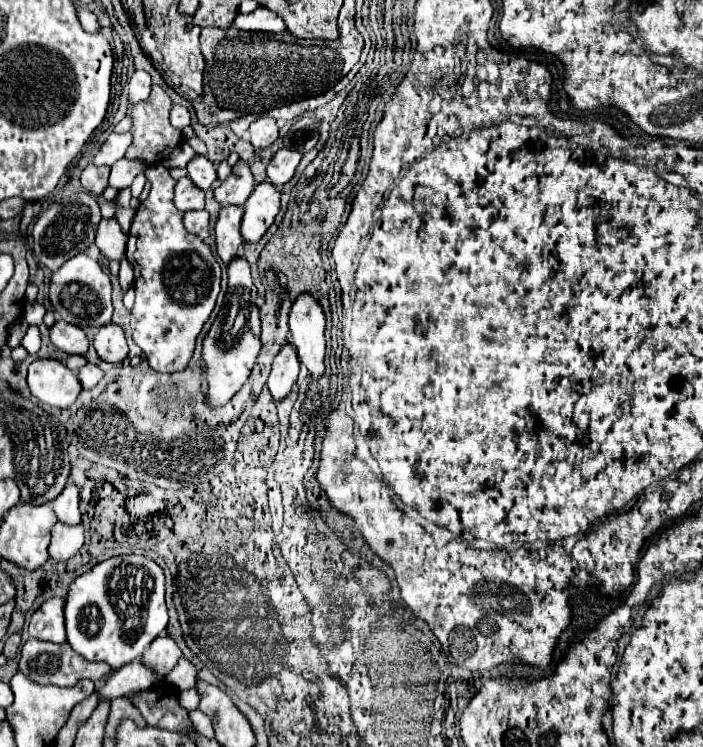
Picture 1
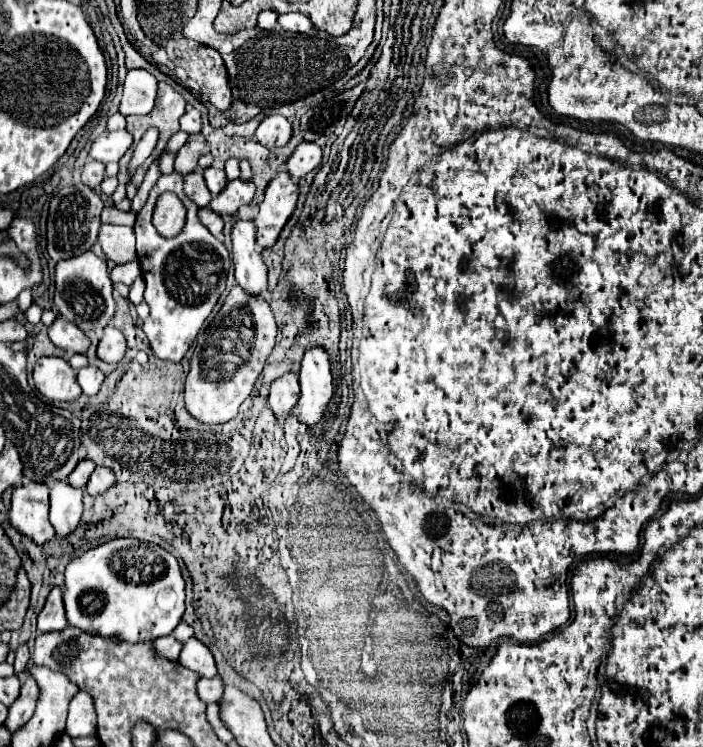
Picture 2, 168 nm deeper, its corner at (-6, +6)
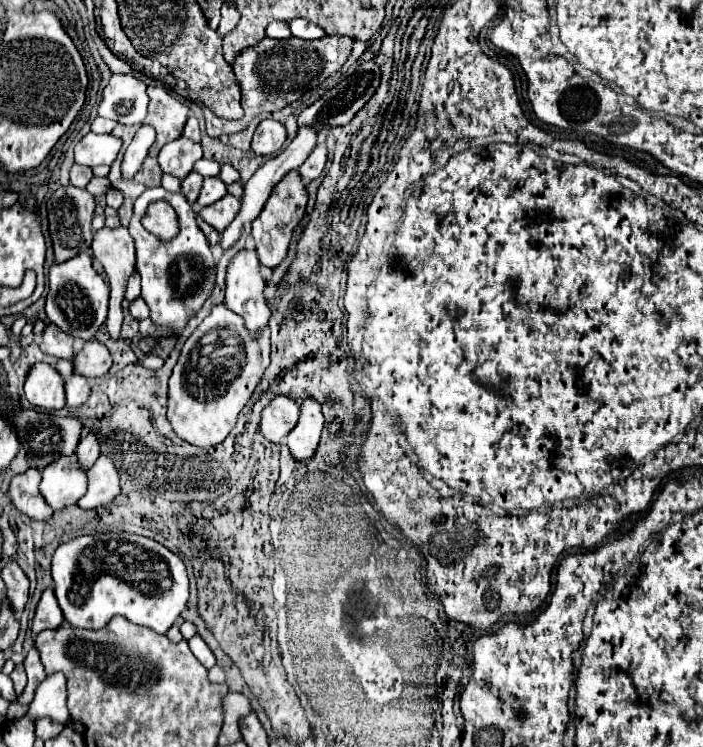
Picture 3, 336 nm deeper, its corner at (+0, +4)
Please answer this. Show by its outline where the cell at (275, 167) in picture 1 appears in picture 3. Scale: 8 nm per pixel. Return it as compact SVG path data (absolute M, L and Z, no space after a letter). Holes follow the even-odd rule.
M317 145L311 151L311 155L305 159L305 163L297 169L301 179L303 179L303 183L309 183L309 181L321 177L323 171L325 171L325 161L327 161L327 147Z

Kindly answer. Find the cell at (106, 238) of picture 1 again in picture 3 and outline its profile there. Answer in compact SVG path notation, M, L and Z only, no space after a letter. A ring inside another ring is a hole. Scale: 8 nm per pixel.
M103 227L93 237L93 255L103 265L107 283L111 289L109 297L109 317L107 331L111 337L119 337L119 329L123 323L123 293L129 275L135 271L135 247L127 227Z

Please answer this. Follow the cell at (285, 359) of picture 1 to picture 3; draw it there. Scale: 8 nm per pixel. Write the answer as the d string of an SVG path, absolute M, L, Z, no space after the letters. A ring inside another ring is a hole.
M277 395L265 405L261 413L261 433L271 443L281 443L281 439L295 427L299 415L299 405L285 395Z

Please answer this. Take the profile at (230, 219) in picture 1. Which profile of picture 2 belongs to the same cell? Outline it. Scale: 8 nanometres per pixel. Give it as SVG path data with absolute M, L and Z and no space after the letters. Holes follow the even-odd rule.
M237 221L233 225L233 269L235 279L241 289L255 297L267 291L267 265L261 259L261 253L255 243L255 225L253 221Z

